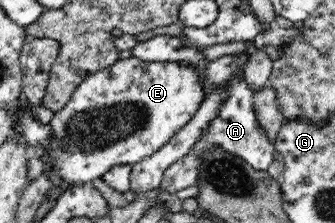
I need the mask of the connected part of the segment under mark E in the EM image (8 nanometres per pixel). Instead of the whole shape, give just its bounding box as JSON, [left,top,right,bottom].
[47,56,204,186]

